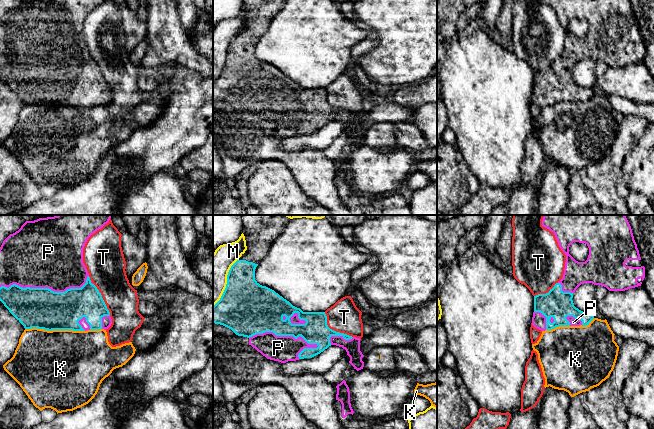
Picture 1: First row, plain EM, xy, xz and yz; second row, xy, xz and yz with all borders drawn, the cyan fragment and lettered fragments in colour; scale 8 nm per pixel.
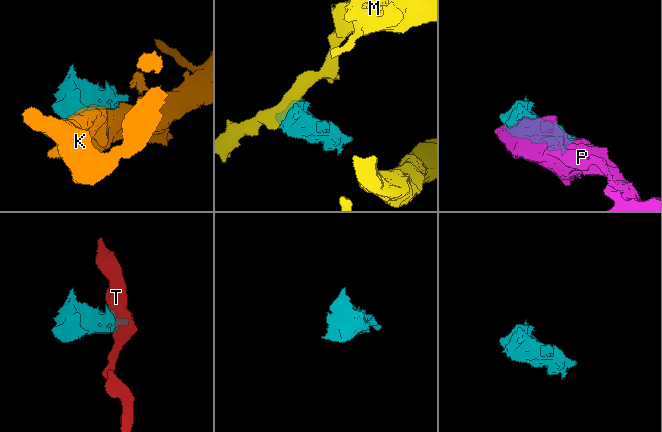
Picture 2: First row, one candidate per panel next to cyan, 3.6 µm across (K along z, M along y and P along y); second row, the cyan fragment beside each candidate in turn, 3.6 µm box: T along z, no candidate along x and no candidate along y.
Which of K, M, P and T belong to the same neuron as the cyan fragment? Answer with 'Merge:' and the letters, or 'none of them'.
Merge: P

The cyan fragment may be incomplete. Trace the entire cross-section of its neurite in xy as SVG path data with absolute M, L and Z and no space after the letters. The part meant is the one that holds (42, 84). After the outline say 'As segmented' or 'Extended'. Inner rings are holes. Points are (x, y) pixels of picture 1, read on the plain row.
M23 0L21 4L10 10L0 23L0 77L9 88L24 102L25 105L38 104L48 107L73 106L87 107L108 105L112 100L110 88L97 63L90 56L86 42L83 39L83 25L88 14L105 0Z. Extended

